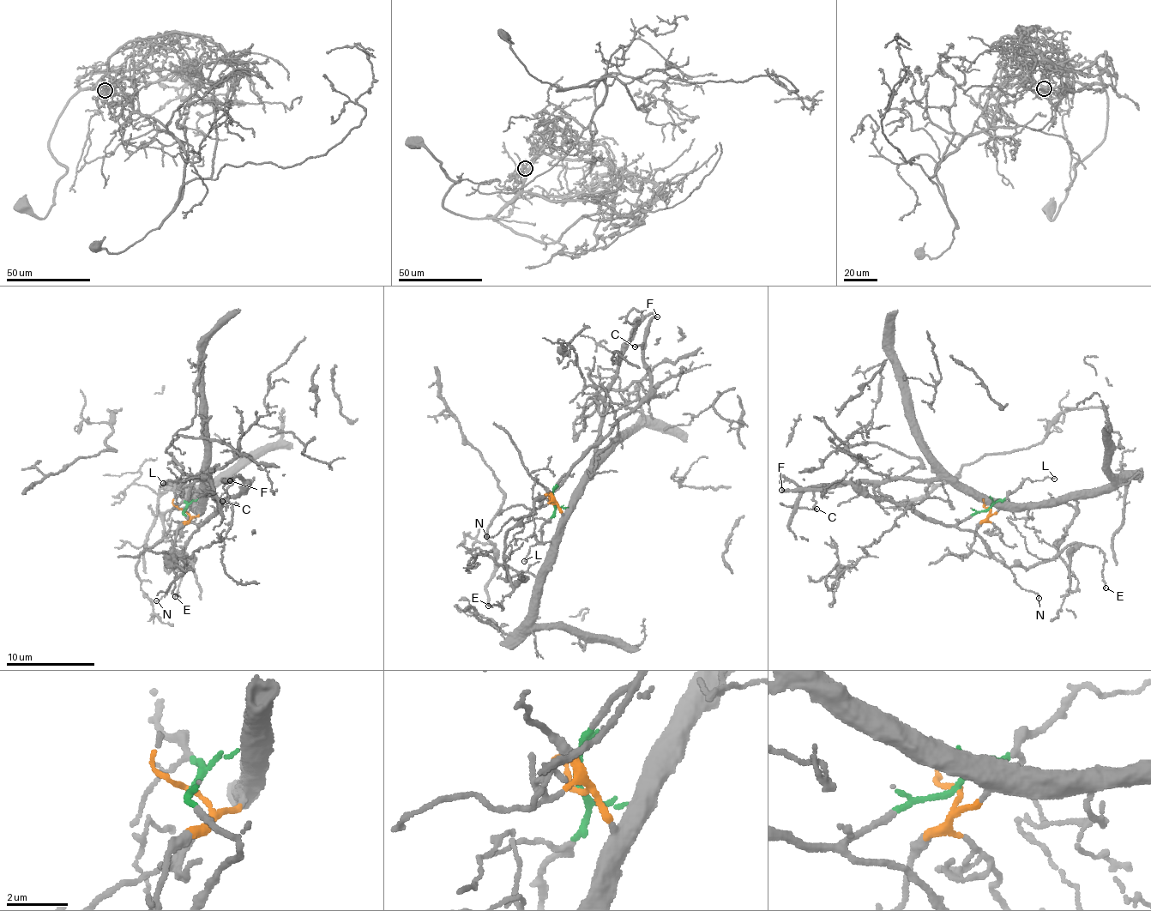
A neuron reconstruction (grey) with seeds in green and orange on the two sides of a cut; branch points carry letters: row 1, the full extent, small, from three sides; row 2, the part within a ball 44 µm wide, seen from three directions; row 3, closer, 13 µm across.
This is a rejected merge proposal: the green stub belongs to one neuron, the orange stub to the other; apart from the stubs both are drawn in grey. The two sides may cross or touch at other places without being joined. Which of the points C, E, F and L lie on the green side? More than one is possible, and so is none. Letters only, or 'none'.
C, E, F, L

